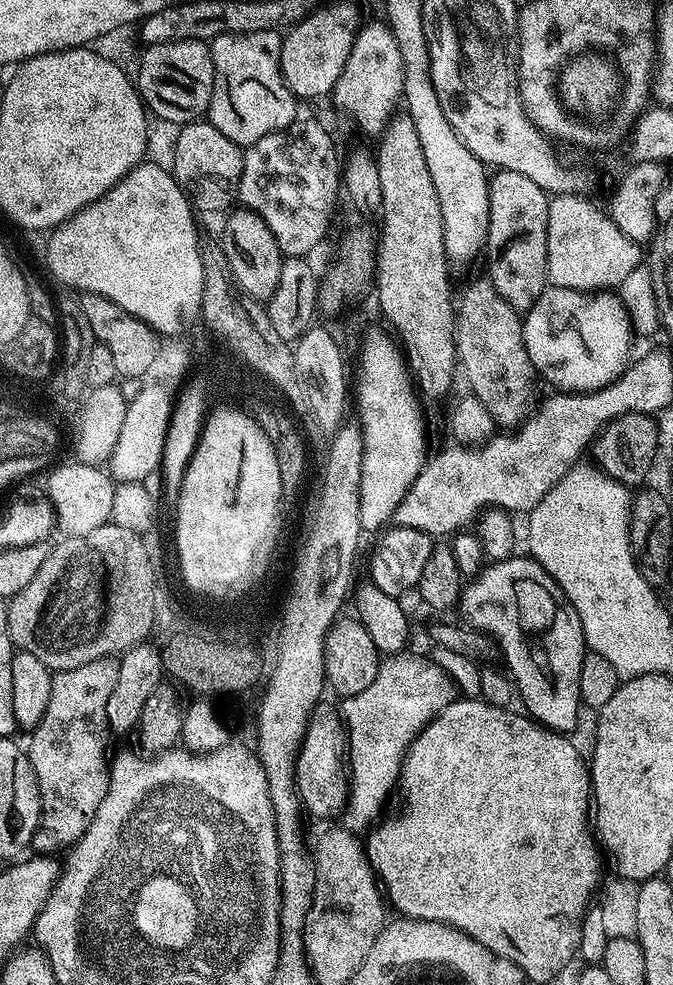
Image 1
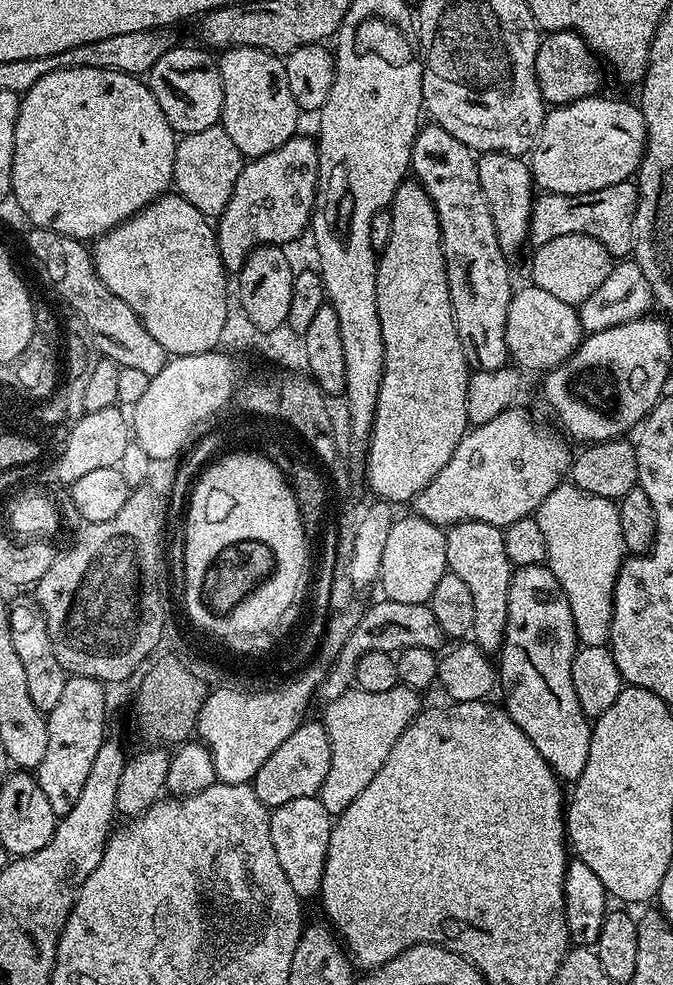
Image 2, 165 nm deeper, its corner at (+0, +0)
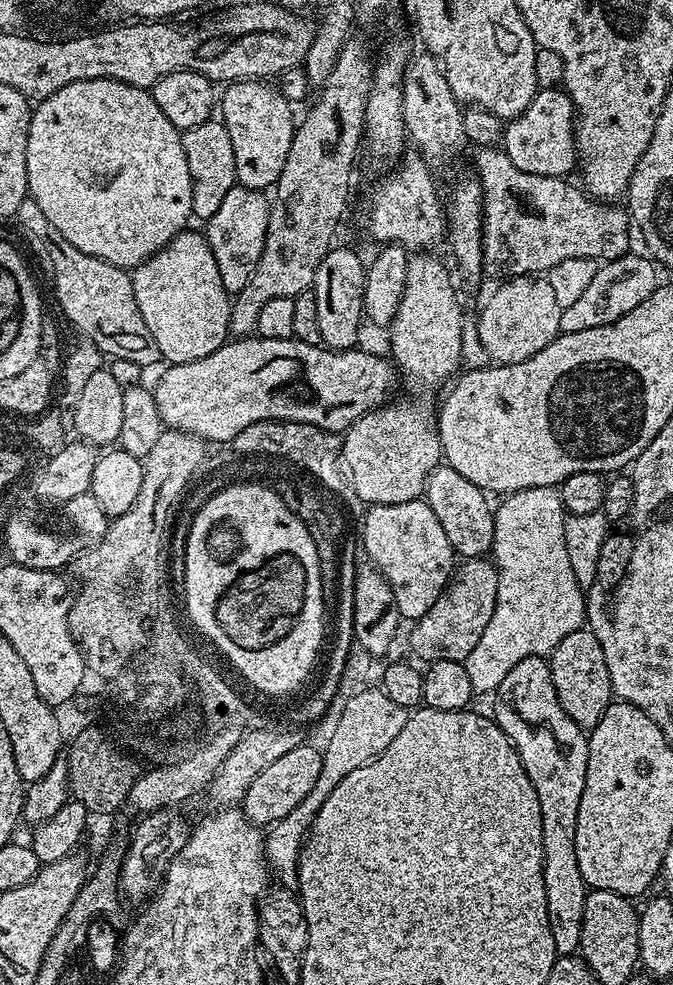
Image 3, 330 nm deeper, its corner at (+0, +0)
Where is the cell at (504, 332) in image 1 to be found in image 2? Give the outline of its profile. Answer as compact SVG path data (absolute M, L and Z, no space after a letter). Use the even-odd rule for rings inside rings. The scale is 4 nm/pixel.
M431 122L425 123L416 134L412 144L411 175L430 194L434 202L434 210L438 214L438 226L442 234L442 250L448 289L452 299L454 326L458 330L458 342L462 342L465 356L476 360L483 370L494 370L505 367L509 363L506 346L506 314L510 310L512 293L512 276L508 273L509 257L505 256L502 246L498 246L498 234L494 234L494 218L490 218L490 206L486 202L486 194L482 194L482 182L478 182L478 166L476 156L454 134L446 134L442 126Z

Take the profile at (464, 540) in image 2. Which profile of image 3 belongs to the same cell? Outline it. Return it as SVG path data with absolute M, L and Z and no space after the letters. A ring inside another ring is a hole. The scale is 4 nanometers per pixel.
M447 464L437 465L427 478L424 501L438 517L442 530L446 531L452 550L463 559L485 557L492 549L494 538L493 505L487 493L459 474ZM461 555L461 556L460 556Z

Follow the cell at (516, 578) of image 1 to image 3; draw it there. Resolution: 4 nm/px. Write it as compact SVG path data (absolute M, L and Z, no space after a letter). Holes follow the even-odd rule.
M542 656L522 658L496 688L496 712L494 719L498 727L516 747L518 758L538 794L538 806L542 810L542 846L544 847L544 881L546 882L546 910L550 914L550 934L554 934L557 956L571 956L580 947L582 938L582 910L590 891L578 870L578 850L574 850L574 830L578 826L578 802L582 802L582 790L586 786L586 762L588 761L588 736L562 710L558 694L554 690L552 671L548 660Z

